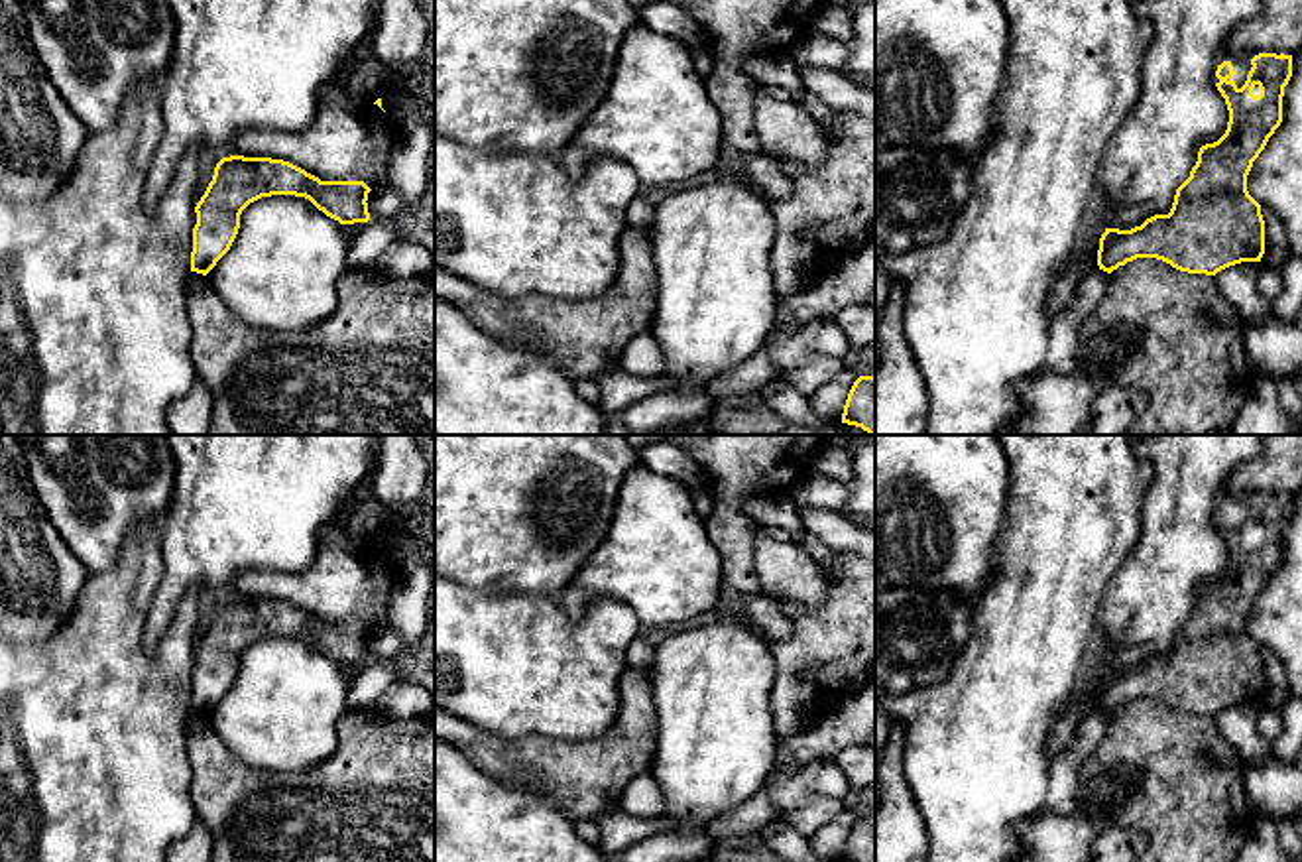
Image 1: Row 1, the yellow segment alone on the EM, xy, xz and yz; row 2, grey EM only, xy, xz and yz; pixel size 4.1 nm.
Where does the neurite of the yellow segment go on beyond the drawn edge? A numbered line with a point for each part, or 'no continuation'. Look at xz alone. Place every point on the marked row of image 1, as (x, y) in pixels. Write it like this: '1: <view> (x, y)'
no continuation

